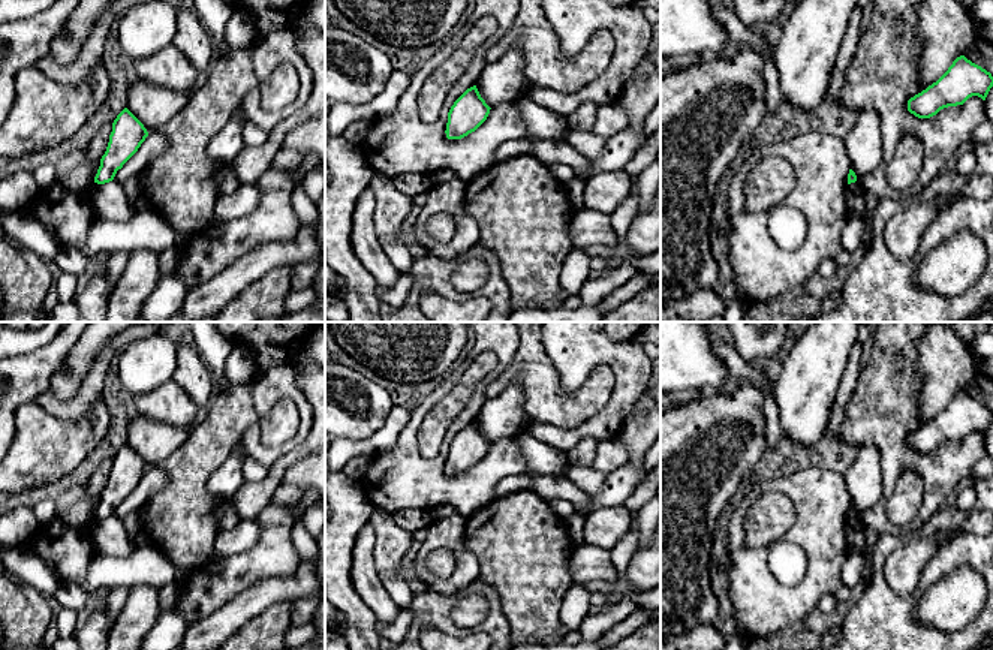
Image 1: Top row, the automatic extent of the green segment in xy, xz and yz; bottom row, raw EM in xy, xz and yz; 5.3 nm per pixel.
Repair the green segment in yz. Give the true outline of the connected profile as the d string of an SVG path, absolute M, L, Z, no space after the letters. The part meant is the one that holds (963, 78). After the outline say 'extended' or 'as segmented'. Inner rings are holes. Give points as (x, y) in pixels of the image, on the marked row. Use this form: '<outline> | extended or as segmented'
M960 55L936 82L908 100L908 111L918 118L930 118L972 96L986 100L992 87L992 73Z | as segmented

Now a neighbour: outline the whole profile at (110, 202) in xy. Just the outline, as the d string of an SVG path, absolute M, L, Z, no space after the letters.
M114 180L105 184L93 183L88 193L100 219L127 222L136 214L121 184Z

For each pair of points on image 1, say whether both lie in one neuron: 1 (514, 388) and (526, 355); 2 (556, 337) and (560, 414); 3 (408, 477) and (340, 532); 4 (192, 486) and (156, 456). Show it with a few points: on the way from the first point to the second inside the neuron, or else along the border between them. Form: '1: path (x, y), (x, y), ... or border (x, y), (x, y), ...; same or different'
1: border (487, 399), (517, 381), (524, 415); different
2: border (557, 381), (563, 391); different
3: border (358, 481), (375, 506); different
4: border (187, 435), (158, 466); different

